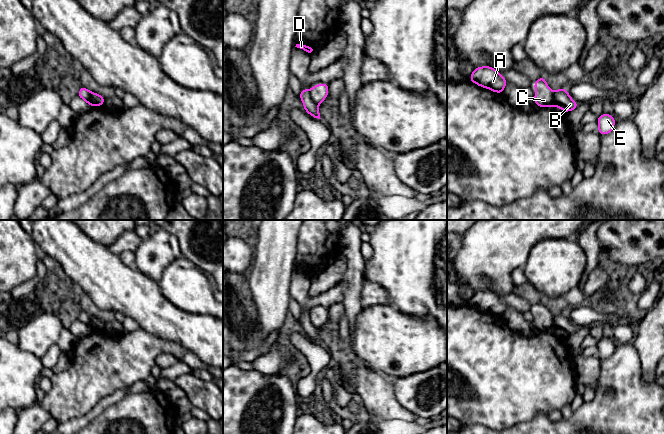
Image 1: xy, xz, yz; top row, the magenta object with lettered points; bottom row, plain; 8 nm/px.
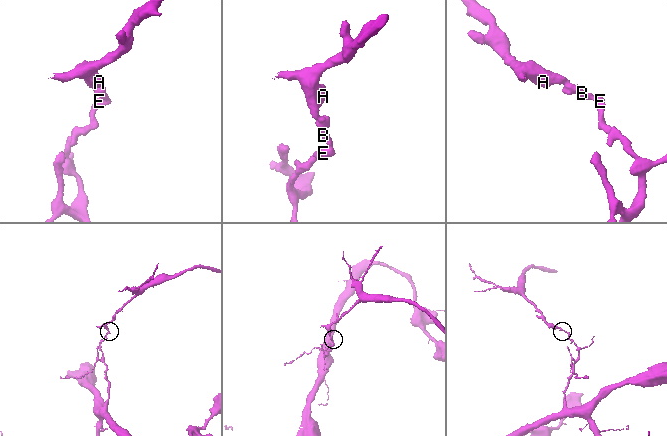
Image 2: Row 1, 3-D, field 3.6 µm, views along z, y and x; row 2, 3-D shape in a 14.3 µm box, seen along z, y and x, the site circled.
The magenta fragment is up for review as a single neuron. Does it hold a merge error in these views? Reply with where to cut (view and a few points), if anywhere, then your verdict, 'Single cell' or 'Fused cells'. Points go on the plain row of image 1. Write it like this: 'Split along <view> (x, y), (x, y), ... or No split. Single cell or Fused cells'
Split along xz (310, 313), (310, 321), (317, 328). Fused cells

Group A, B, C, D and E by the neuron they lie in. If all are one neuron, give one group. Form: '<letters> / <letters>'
A C D / B E

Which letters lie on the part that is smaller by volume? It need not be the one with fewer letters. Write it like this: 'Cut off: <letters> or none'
Cut off: A, C, D

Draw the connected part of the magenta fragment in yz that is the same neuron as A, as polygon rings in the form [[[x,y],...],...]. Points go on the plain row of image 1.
[[[481,290],[473,293],[469,304],[482,312],[502,318],[508,305],[492,290]]]

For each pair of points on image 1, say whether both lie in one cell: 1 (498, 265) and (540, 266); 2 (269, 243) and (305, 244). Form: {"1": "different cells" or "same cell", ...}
{"1": "different cells", "2": "different cells"}

